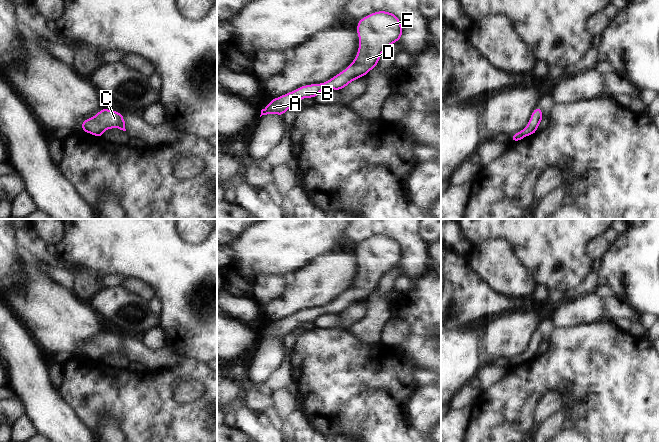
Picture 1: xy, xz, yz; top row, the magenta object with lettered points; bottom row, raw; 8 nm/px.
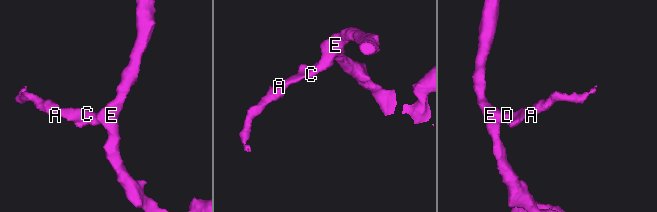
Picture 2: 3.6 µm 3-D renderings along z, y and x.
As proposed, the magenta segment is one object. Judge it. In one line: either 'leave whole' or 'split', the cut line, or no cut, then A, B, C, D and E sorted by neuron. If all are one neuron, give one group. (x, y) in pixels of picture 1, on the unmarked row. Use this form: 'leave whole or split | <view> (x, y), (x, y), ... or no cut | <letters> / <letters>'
leave whole | no cut | A B C D E

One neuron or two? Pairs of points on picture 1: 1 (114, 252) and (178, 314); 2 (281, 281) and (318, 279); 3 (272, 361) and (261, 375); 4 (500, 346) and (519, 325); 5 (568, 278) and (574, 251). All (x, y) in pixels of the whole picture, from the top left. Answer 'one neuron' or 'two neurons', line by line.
1: one neuron
2: two neurons
3: one neuron
4: one neuron
5: one neuron

